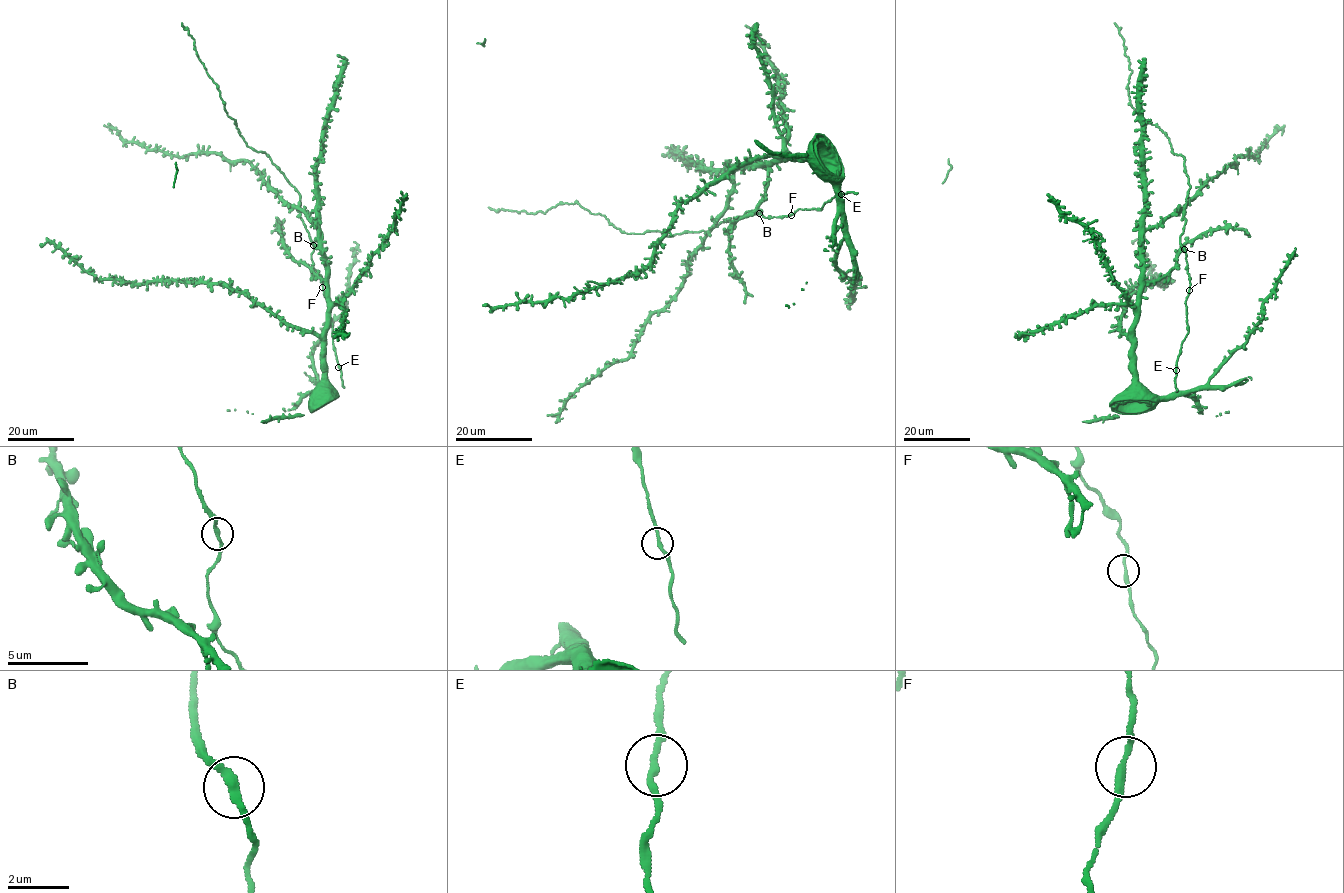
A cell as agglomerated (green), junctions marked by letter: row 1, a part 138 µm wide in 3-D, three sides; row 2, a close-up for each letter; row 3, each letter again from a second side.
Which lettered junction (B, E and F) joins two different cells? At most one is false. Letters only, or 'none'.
none

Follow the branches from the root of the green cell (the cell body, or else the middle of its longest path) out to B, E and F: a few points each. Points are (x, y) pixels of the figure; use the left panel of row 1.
B: (319, 241), (319, 229), (299, 203), (300, 219), (313, 245)
E: (319, 241), (319, 229), (299, 203), (300, 219), (314, 248), (313, 267), (321, 277), (328, 304), (338, 367)
F: (319, 241), (319, 229), (299, 203), (300, 219), (314, 248), (311, 254), (313, 267), (321, 277), (322, 287)

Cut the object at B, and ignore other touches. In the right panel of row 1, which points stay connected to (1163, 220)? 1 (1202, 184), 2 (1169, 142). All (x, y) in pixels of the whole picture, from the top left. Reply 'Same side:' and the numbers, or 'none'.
Same side: 1

